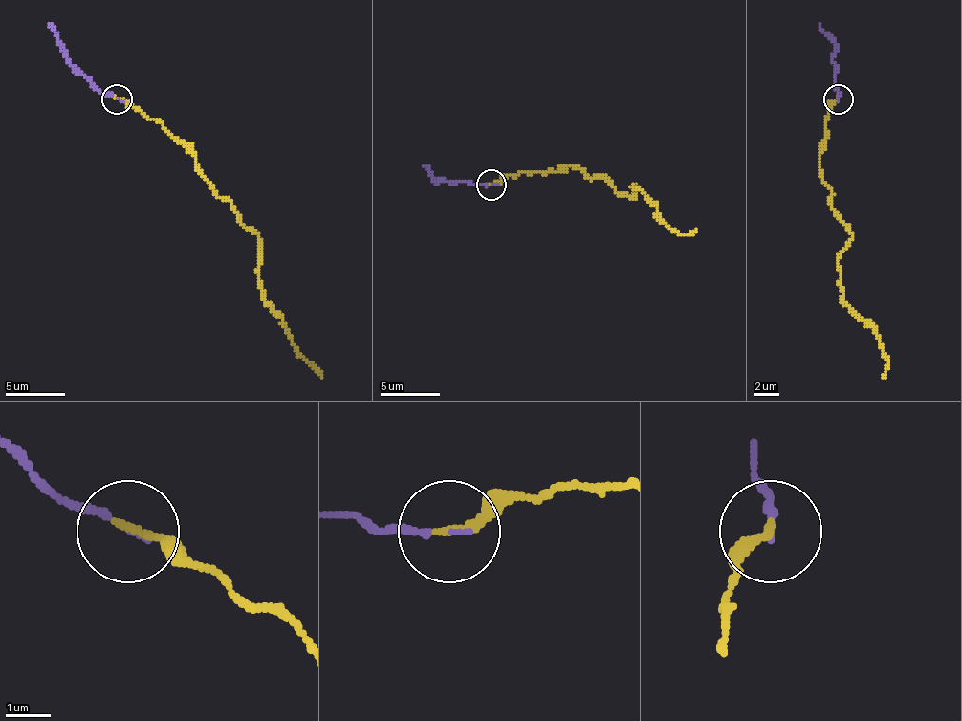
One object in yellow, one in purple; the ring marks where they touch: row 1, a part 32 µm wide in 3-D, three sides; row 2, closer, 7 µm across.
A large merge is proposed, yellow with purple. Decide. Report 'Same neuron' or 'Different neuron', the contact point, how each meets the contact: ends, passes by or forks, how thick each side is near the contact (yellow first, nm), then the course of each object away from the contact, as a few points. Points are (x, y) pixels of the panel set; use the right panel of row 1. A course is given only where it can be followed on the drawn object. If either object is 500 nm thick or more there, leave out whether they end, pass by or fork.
Same neuron. Place: (839, 99). At the ring yellow ends. At the ring purple ends. Thickness 190 nm (yellow) against 120 nm. Course of yellow: (838, 98), (819, 170), (852, 236), (838, 260), (843, 299), (883, 347), (883, 378). Course of purple: (838, 98), (835, 44), (819, 23)

